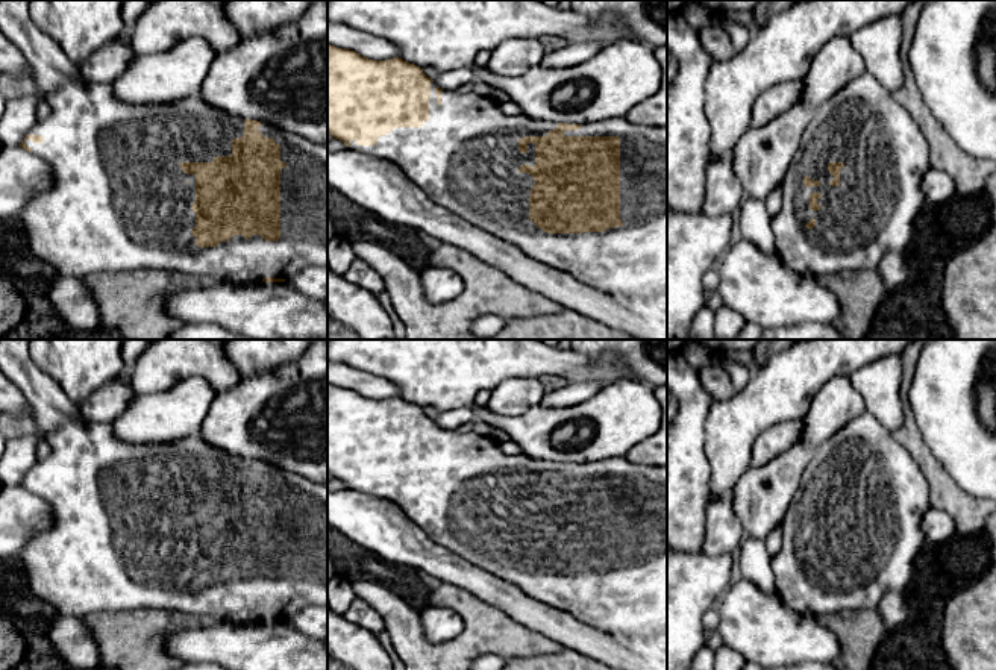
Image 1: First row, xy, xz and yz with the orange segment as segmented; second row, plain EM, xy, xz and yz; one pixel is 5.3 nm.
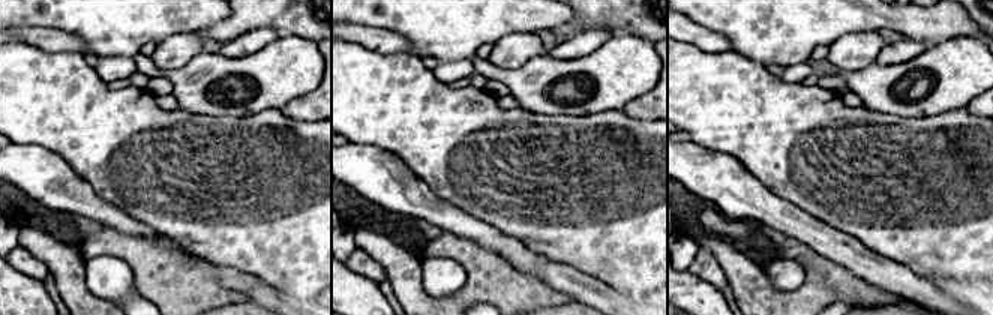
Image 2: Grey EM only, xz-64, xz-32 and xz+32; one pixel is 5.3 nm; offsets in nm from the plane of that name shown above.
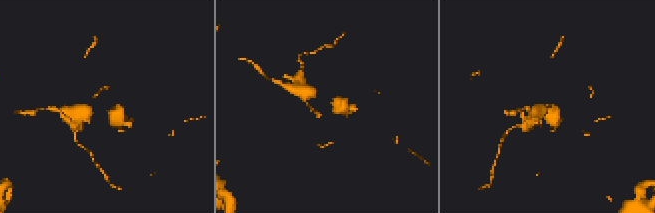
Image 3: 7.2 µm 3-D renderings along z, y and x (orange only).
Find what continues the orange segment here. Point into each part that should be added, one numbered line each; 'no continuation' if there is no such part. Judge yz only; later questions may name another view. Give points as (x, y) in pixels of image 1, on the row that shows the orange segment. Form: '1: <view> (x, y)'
1: yz (886, 155)

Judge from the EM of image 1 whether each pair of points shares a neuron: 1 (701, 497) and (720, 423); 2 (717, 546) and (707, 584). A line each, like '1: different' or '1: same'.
1: different
2: different

